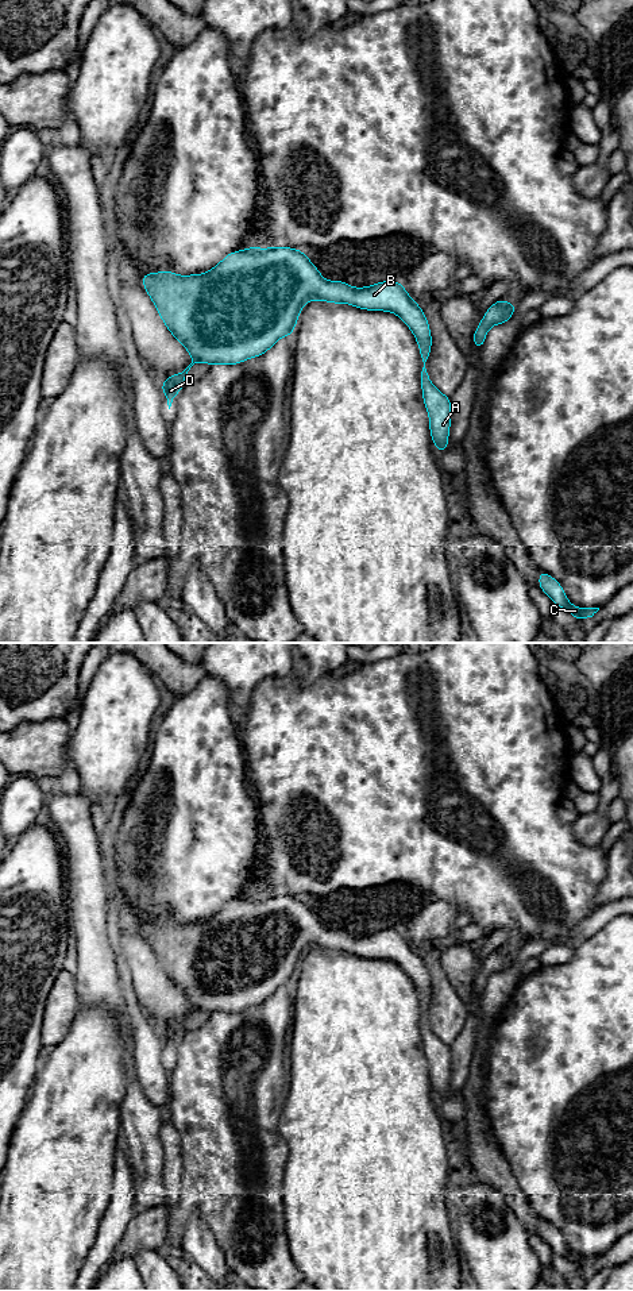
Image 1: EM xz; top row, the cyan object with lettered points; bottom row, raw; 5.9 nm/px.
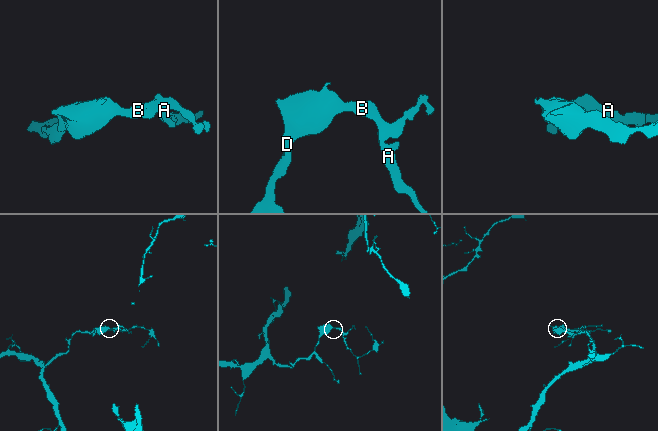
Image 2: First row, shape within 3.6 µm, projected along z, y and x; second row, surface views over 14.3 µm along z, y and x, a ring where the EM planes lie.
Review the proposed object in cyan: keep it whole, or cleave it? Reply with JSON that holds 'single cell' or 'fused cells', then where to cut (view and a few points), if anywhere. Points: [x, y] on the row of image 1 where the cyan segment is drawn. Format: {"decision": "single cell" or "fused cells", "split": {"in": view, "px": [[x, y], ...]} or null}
{"decision": "single cell", "split": null}

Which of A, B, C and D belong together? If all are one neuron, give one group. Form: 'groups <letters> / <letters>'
groups A B C D

